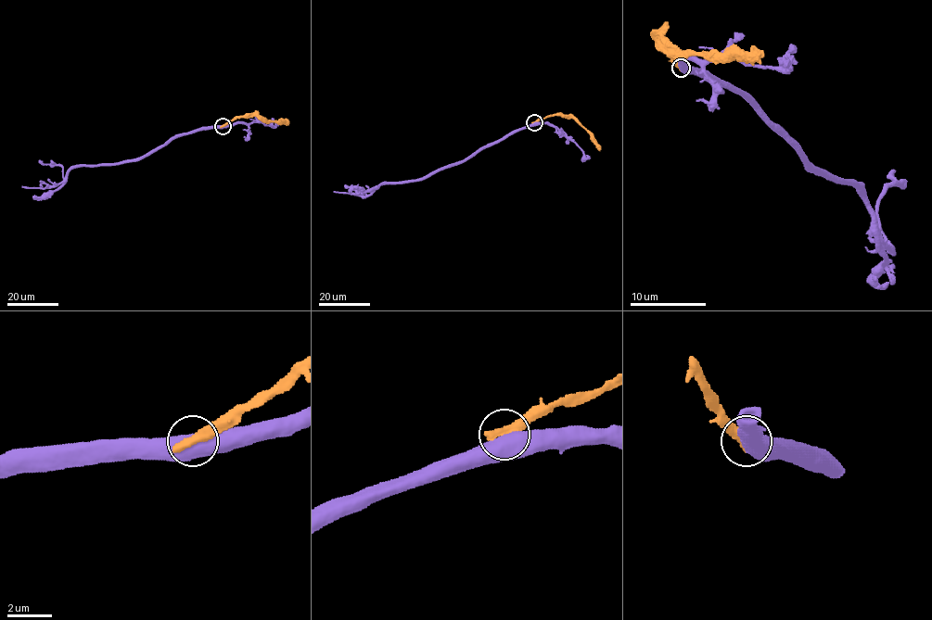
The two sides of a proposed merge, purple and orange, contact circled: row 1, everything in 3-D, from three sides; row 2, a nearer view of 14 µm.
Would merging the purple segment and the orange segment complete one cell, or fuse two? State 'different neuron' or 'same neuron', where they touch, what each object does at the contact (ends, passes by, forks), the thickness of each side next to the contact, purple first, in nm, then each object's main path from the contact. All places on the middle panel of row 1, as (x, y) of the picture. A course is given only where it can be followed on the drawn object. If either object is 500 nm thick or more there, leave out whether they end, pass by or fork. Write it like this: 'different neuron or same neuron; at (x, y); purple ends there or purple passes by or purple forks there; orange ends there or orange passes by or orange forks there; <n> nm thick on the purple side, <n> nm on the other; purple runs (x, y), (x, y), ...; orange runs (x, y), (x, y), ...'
different neuron; at (534, 122); 750 nm thick on the purple side, 550 nm on the other; purple runs (534, 122), (424, 177), (383, 182), (364, 193), (334, 191); orange runs (534, 122), (551, 115), (571, 116), (600, 149)

